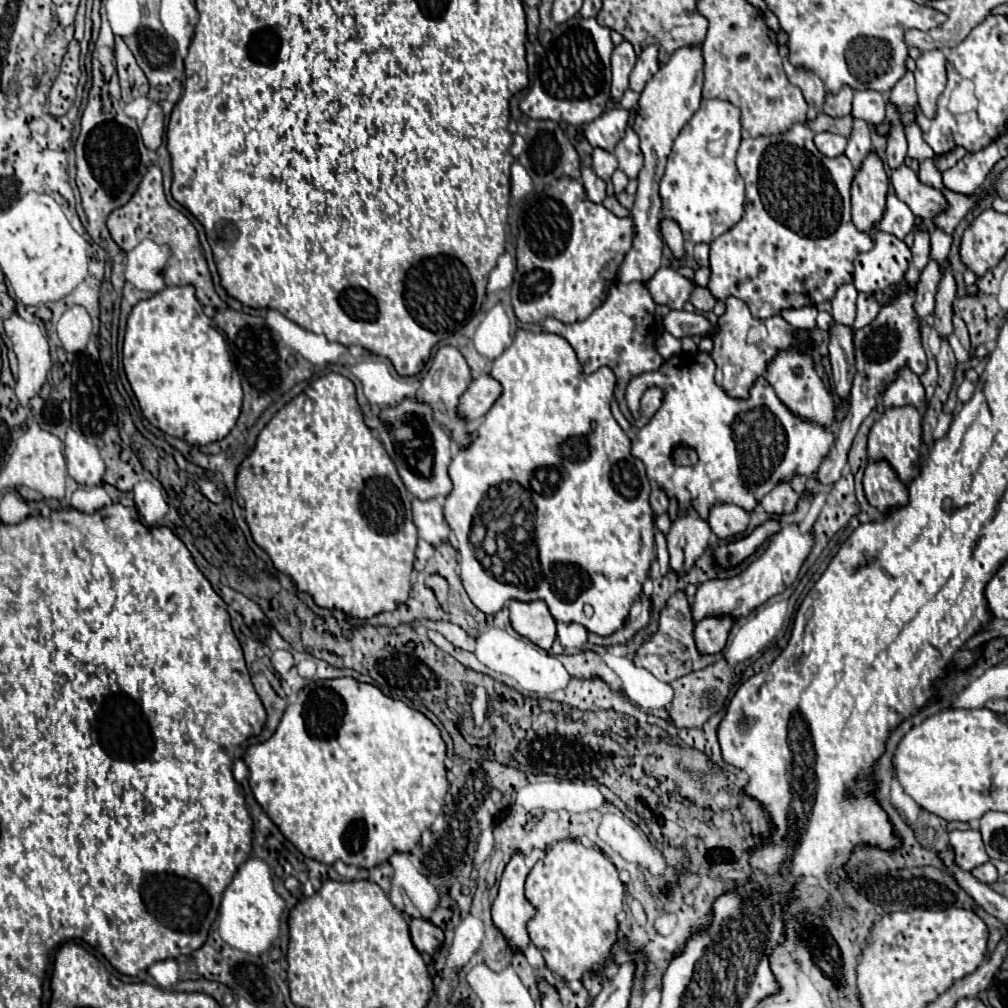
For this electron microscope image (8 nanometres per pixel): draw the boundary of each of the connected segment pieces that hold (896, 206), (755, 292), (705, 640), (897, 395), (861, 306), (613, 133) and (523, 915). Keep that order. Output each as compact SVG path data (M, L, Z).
M888 193L884 215L882 215L880 221L874 223L874 229L890 233L890 235L894 235L898 239L904 239L912 231L914 219L916 217L910 211L910 207L904 201L900 201L894 193Z
M820 113L816 119L806 121L806 125L796 123L788 131L778 135L742 139L736 167L746 183L746 213L726 235L720 235L718 239L714 239L714 243L710 243L712 277L708 289L716 299L726 301L728 297L738 297L748 305L754 317L766 319L778 315L786 307L804 307L830 301L838 285L852 281L854 257L862 251L870 251L870 247L874 245L870 233L858 231L850 219L850 183L856 169L846 159L846 155L838 155L832 159L822 155L814 145L812 133L830 131L848 137L850 119L852 115L830 117L826 113Z
M730 617L702 619L702 623L698 623L694 629L694 643L696 643L698 653L702 653L702 655L722 653L726 647L730 629L732 629Z
M902 367L894 381L890 381L882 393L884 407L898 407L898 405L914 405L922 407L924 401L924 387L916 373L908 367Z
M860 293L858 295L858 309L856 309L856 319L854 319L854 325L852 329L862 329L866 325L870 325L876 315L880 311L880 305L876 303L876 299L868 293Z
M620 105L614 109L608 109L600 117L596 117L594 121L584 125L584 137L590 141L592 147L602 147L602 149L612 151L614 143L618 143L618 139L622 139L630 115L632 115L632 111L628 111Z
M516 851L508 861L502 879L500 891L492 903L492 921L508 939L510 947L524 949L530 943L526 921L534 915L534 907L524 897L524 881L528 875L524 855Z

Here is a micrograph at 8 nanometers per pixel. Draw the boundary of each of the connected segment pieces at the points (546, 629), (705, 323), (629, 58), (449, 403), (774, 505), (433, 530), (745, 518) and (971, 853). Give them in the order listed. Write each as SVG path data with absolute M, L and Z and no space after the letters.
M538 599L538 601L510 601L510 621L512 627L532 643L536 643L542 649L550 649L552 641L556 637L556 621L548 611L548 605Z
M671 310L664 318L666 320L666 331L674 337L684 335L706 335L714 333L714 327L708 319L704 319L698 313L686 313L685 310Z
M622 41L612 51L612 99L620 101L622 93L628 89L628 75L634 67L636 53L630 41Z
M444 345L438 349L438 353L434 355L432 359L432 367L430 371L424 375L422 379L422 385L416 393L418 399L422 399L424 403L430 403L432 409L434 409L434 419L438 419L440 425L448 427L452 431L452 439L460 445L460 447L466 447L470 441L472 441L472 435L466 433L466 423L462 419L456 417L456 405L458 405L458 399L462 397L462 393L466 391L470 383L470 367L464 359L464 355L456 349L456 347L450 347L450 345Z
M778 483L762 501L760 505L768 515L782 515L790 513L798 503L798 493L792 489L790 483Z
M432 497L426 501L412 499L412 517L418 527L418 535L430 545L438 545L448 539L448 525L442 515L444 497Z
M718 503L710 509L710 515L708 515L710 529L720 539L728 539L732 535L746 531L748 521L750 521L750 513L744 507L738 507L732 503Z
M966 829L966 831L950 831L950 841L948 845L956 853L956 863L964 871L972 871L980 867L982 863L990 861L986 855L982 835L976 829Z

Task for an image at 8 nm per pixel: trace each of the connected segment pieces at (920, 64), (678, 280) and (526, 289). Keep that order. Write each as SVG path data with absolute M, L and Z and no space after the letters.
M924 51L916 59L916 71L913 72L918 93L918 105L926 117L934 117L936 99L946 85L946 57L942 51Z
M660 267L654 279L650 279L648 289L654 295L656 303L668 305L670 309L682 309L682 305L692 295L694 283L672 267Z
M562 177L558 179L554 185L546 187L544 191L540 193L530 193L526 199L524 199L524 205L522 205L522 215L520 215L520 221L518 221L518 241L516 241L516 261L518 261L518 269L516 269L516 275L514 275L514 285L510 289L510 297L512 297L512 307L514 307L514 313L516 317L522 321L522 323L540 323L548 317L554 317L562 323L576 323L576 321L584 321L596 307L602 305L602 299L604 299L604 293L606 293L606 287L608 285L614 285L616 283L616 271L626 255L626 251L630 249L632 245L632 219L630 217L616 217L612 211L608 211L602 203L592 203L588 197L586 197L586 189L580 181L572 179L572 177Z

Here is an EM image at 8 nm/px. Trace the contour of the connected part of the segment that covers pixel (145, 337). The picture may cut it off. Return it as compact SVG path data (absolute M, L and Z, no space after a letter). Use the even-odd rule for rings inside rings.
M182 285L182 287L166 287L162 289L160 293L152 295L150 299L144 299L140 303L136 303L128 315L128 325L126 325L126 335L124 335L124 349L122 349L124 357L122 357L122 365L124 365L124 371L126 371L126 377L130 381L130 387L140 403L140 409L142 409L142 415L152 423L156 425L158 429L162 429L164 433L170 433L172 437L180 437L188 443L200 443L200 445L206 445L206 443L212 443L212 441L218 441L222 437L226 437L230 433L230 429L234 427L238 415L241 413L242 401L243 401L243 389L235 365L232 369L232 360L230 353L228 352L228 344L223 335L220 335L220 331L216 329L214 321L210 317L206 317L202 313L202 305L198 303L196 295L194 295L194 287L190 285Z

